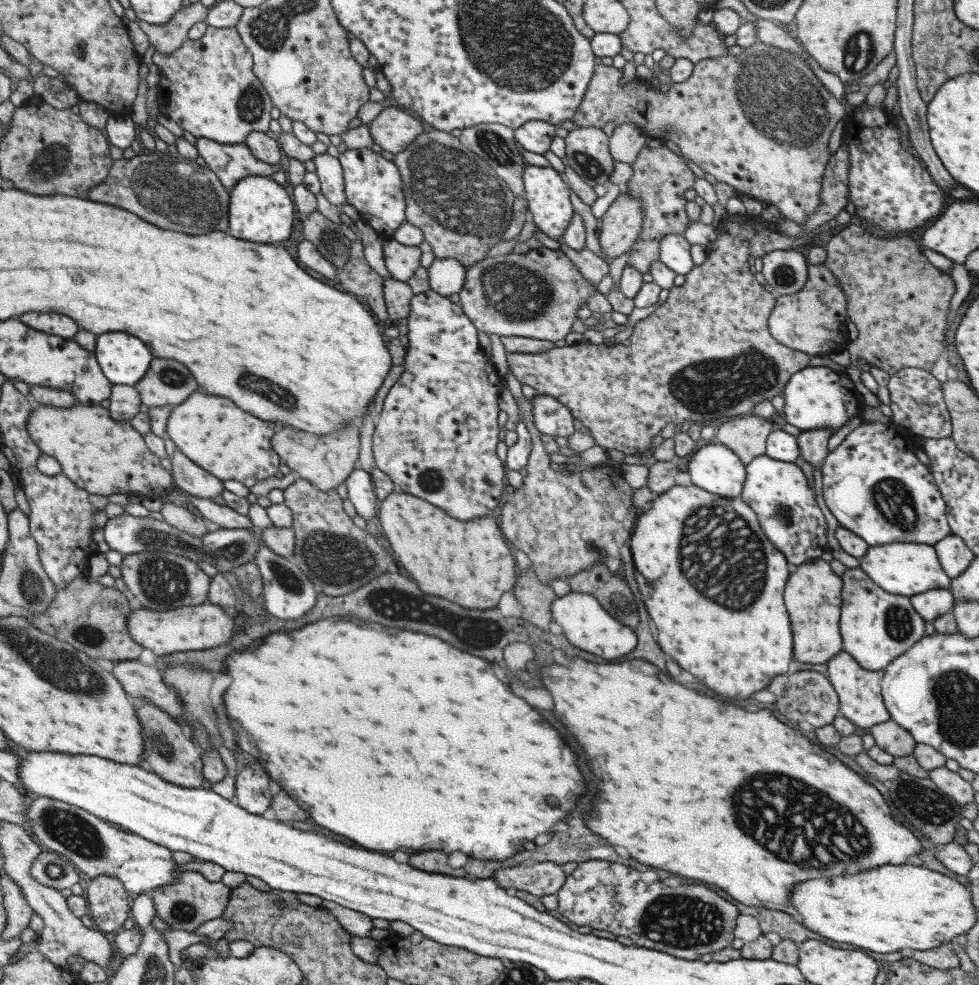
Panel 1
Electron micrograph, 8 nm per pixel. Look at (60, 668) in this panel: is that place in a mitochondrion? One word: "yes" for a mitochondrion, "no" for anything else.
yes

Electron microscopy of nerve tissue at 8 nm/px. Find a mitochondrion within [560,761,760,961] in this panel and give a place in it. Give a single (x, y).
(682, 920)

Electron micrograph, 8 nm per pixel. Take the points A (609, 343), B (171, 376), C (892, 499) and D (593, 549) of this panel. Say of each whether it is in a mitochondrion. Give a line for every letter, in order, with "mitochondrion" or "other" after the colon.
A: other
B: mitochondrion
C: mitochondrion
D: mitochondrion

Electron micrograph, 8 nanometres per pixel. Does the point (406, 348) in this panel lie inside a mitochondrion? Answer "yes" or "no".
no

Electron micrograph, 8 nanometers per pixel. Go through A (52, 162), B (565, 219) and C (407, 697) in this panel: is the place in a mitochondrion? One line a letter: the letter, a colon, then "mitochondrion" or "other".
A: mitochondrion
B: other
C: other

